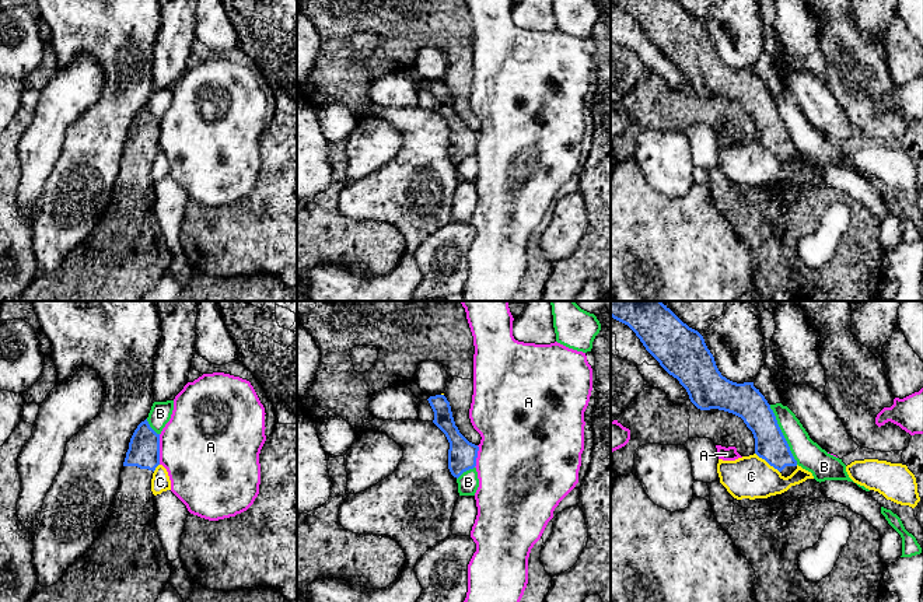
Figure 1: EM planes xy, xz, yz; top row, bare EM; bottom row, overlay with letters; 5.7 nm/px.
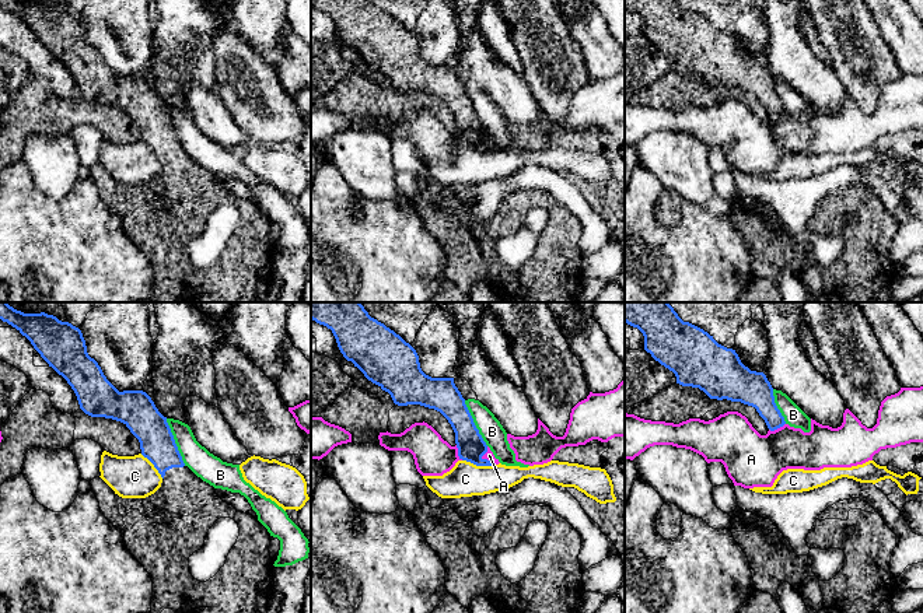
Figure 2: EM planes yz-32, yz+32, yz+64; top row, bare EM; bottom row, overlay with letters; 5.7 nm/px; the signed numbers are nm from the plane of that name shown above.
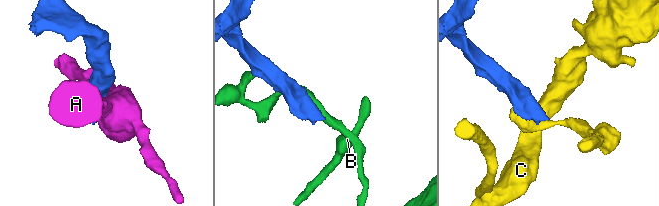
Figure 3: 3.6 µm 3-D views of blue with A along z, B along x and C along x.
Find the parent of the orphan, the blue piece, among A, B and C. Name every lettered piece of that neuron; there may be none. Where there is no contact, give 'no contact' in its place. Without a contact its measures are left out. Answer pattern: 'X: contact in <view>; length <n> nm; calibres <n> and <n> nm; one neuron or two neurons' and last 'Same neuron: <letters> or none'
A: contact in xy; length 180 nm; calibres 180 and 480 nm; two neurons
B: contact in yz; length 380 nm; calibres 180 and 160 nm; two neurons
C: contact in yz; length 180 nm; calibres 180 and 240 nm; two neurons
Same neuron: none

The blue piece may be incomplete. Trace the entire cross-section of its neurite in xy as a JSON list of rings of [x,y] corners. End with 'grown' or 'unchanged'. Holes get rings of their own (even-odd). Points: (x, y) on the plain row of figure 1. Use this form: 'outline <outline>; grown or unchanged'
outline [[[146,105],[130,125],[120,171],[95,230],[56,270],[39,273],[17,301],[140,301],[157,287],[171,262],[154,206],[151,165],[158,151],[160,120]]]; grown

